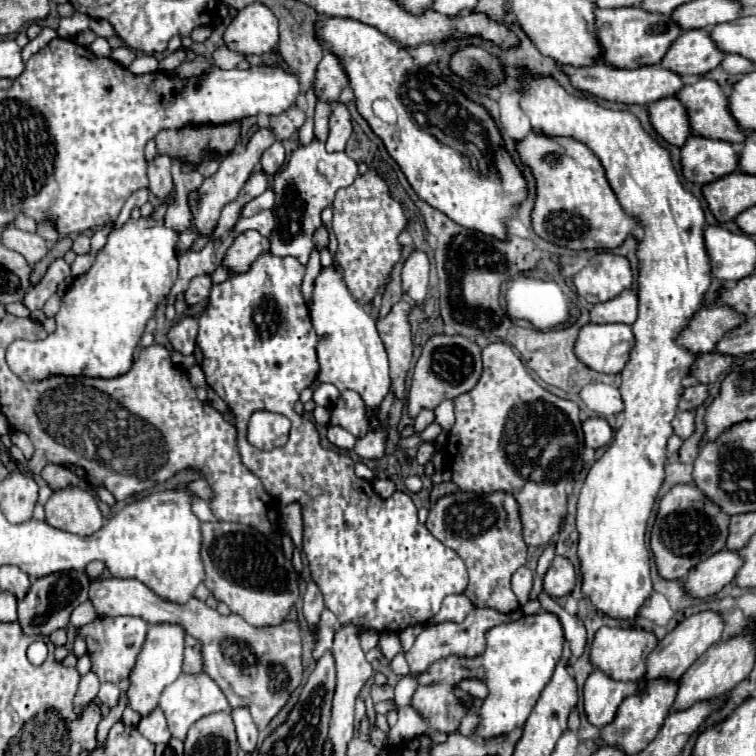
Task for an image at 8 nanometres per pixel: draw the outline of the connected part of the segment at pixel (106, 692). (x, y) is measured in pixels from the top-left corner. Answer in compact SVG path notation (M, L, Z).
M102 682L102 684L100 684L100 692L98 692L98 700L104 702L104 704L108 704L108 706L112 708L112 706L116 706L116 702L118 702L118 694L120 694L120 690L118 690L116 684L112 684L112 682Z

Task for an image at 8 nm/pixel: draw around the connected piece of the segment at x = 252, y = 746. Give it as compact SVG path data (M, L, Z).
M234 708L232 718L236 724L236 734L238 734L238 744L244 752L252 754L258 748L258 728L252 722L252 716L246 708Z

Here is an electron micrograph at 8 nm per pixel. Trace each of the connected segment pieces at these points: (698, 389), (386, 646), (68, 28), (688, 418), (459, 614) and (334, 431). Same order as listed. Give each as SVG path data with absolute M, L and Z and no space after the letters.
M694 384L688 386L680 398L678 408L680 410L696 410L698 406L704 404L704 400L708 398L708 386L706 384Z
M380 634L380 642L378 642L378 648L380 648L380 652L388 658L388 660L392 660L398 652L402 652L402 646L400 646L400 640L398 640L398 634Z
M78 12L70 18L62 18L60 26L58 26L58 36L60 38L74 38L76 34L80 34L82 30L88 28L88 22L90 22L90 18L86 14L78 14Z
M678 412L676 418L672 420L672 428L674 428L674 434L680 436L682 440L690 438L696 430L696 424L694 424L694 414L692 412Z
M448 596L436 616L432 616L426 624L438 624L438 622L462 622L468 612L474 610L474 604L468 596Z
M340 426L328 428L328 440L330 440L334 446L344 448L344 450L352 450L352 448L354 448L354 442L356 442L356 438L354 438L348 430L344 430L344 428L340 428Z

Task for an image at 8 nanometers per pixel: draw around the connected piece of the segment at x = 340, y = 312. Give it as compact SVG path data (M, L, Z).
M330 266L324 268L314 282L314 304L310 308L312 326L318 334L318 362L320 382L330 382L338 390L354 390L362 396L366 414L370 420L370 428L380 426L380 404L390 390L390 372L388 372L388 356L384 344L378 336L376 322L366 314L366 310L354 300L350 290L346 288L342 276Z

